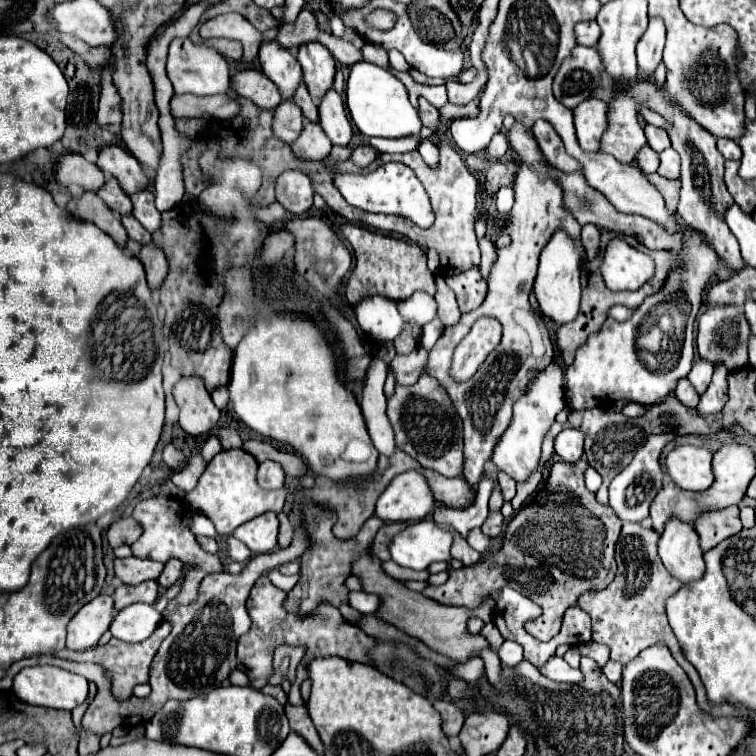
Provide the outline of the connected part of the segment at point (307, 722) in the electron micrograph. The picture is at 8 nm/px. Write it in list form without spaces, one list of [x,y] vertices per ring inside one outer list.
[[[285,705],[285,713],[287,713],[287,719],[289,719],[289,725],[295,733],[299,733],[315,751],[323,753],[323,745],[321,745],[321,739],[317,735],[317,729],[313,725],[313,721],[309,719],[307,715],[307,709],[301,705],[301,707],[293,707],[293,705]]]

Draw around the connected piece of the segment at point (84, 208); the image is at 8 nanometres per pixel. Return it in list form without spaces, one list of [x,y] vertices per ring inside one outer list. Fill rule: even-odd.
[[[83,191],[83,195],[73,203],[73,215],[93,221],[107,235],[111,235],[121,247],[125,247],[127,233],[125,233],[119,217],[115,217],[115,213],[103,203],[103,199],[99,199],[97,193]]]

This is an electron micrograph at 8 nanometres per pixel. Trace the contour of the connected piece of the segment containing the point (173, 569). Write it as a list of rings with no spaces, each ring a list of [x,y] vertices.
[[[169,559],[169,561],[165,563],[165,569],[163,569],[163,573],[159,575],[157,583],[163,585],[163,587],[171,587],[171,585],[179,579],[181,567],[183,567],[183,563],[181,563],[179,559]]]

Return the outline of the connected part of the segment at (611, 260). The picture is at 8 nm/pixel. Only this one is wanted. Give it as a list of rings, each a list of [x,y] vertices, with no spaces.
[[[623,239],[609,241],[601,273],[611,291],[635,291],[651,279],[655,263],[649,255],[633,249]]]

